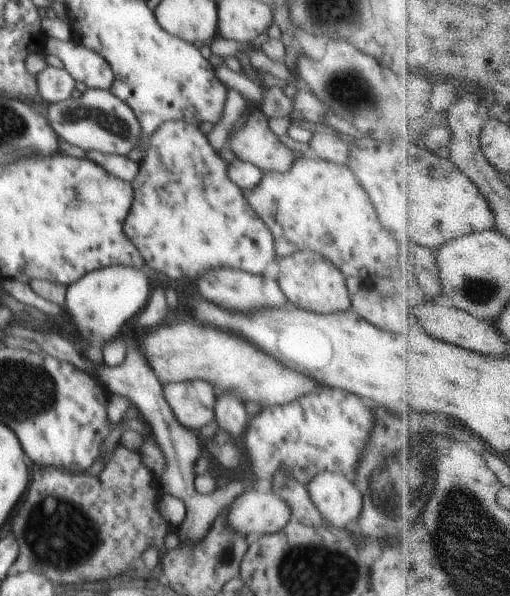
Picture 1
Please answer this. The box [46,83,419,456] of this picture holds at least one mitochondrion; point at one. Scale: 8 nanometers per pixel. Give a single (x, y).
(118, 126)

